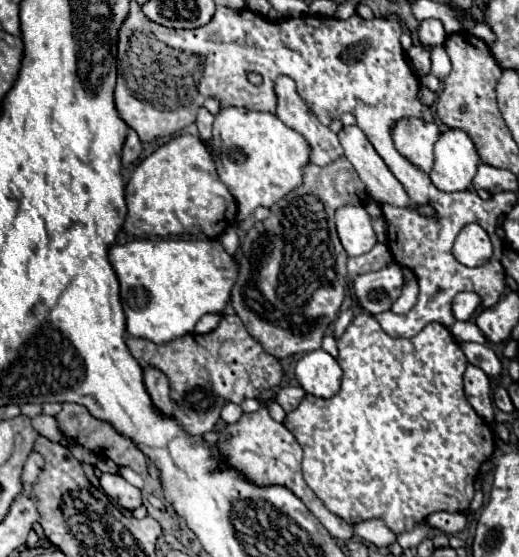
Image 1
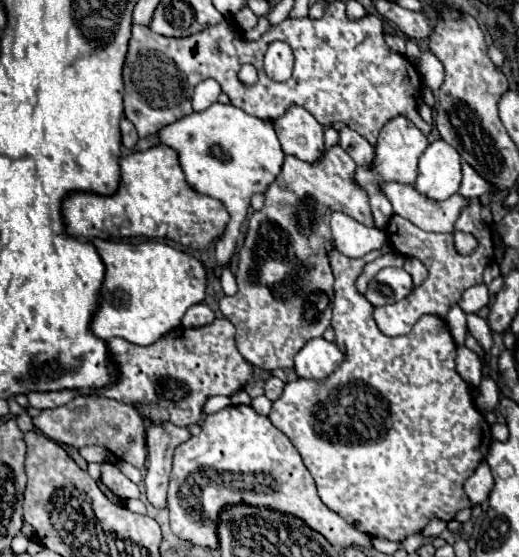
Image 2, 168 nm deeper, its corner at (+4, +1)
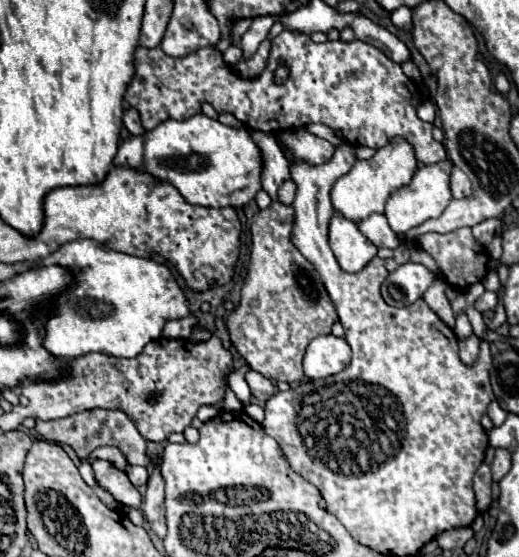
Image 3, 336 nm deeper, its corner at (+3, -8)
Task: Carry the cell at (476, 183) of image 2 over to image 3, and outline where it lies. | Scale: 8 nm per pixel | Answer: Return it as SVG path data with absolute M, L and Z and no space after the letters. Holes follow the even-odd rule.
M454 166L452 174L450 174L450 190L452 190L454 198L464 198L464 196L472 194L470 180L468 180L468 176L458 166Z

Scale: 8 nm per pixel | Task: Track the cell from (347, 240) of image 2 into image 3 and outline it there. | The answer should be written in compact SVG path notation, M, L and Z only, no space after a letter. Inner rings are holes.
M340 214L330 220L330 248L344 272L360 272L378 252L378 248L358 230L358 226Z

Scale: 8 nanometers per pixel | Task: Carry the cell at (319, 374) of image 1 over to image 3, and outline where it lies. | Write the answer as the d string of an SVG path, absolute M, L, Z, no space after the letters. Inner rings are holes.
M334 334L318 336L310 342L304 356L304 374L310 380L326 378L342 372L350 364L350 346Z

